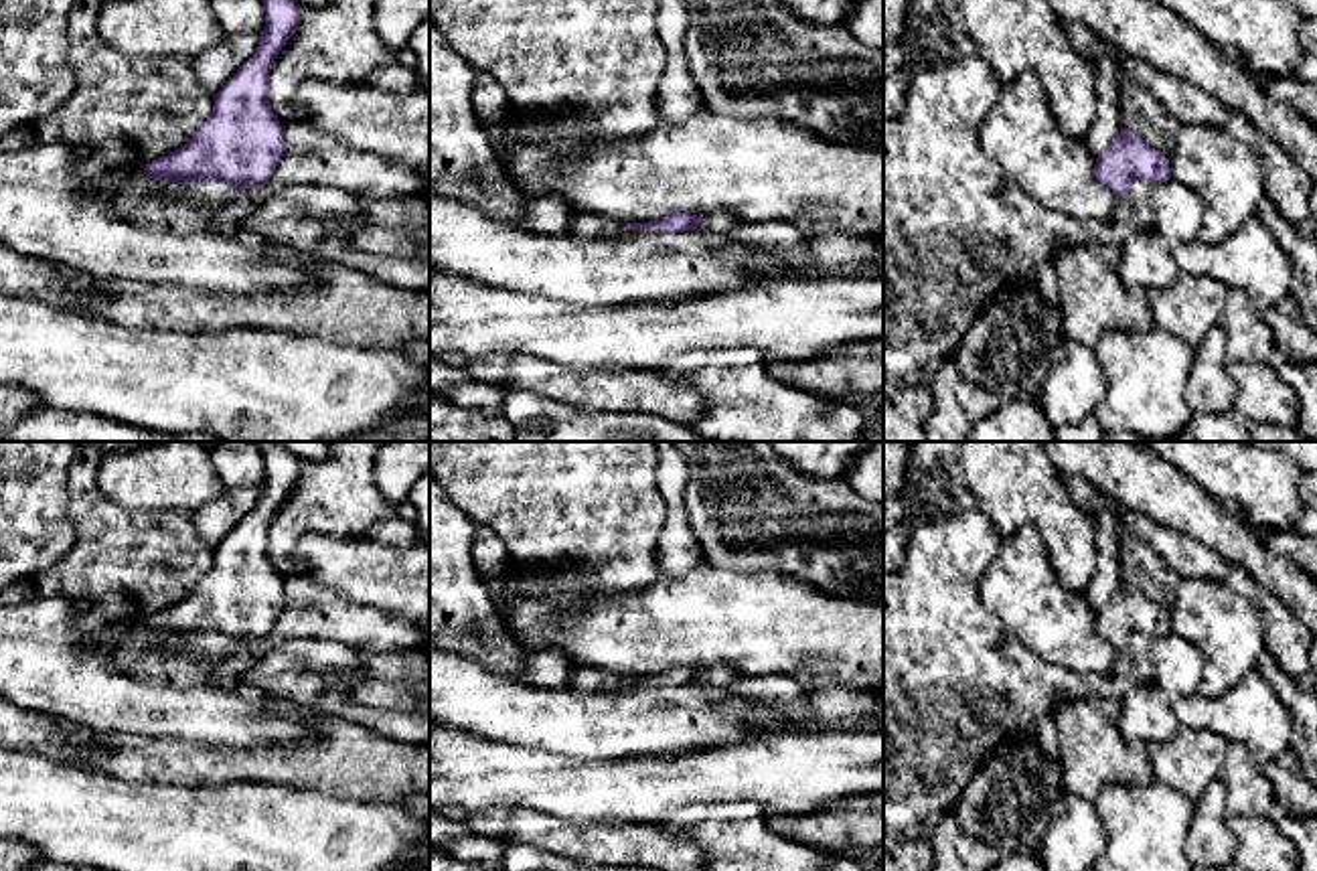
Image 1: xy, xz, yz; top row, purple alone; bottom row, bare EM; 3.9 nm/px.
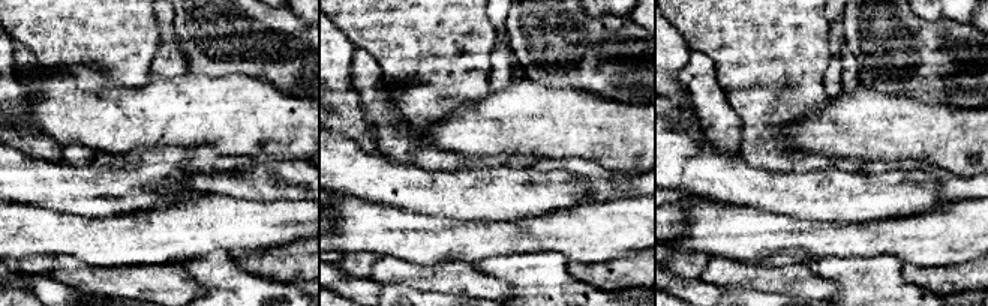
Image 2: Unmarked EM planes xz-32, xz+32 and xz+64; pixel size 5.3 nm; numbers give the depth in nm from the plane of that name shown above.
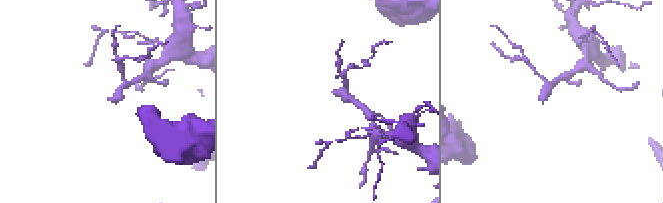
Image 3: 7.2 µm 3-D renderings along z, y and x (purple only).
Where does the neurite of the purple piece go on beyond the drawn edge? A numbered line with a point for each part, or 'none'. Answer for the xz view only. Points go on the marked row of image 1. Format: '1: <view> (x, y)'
1: xz (584, 225)

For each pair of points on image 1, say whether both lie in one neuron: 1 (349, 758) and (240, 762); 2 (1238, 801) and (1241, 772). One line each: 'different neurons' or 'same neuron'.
1: same neuron
2: same neuron

